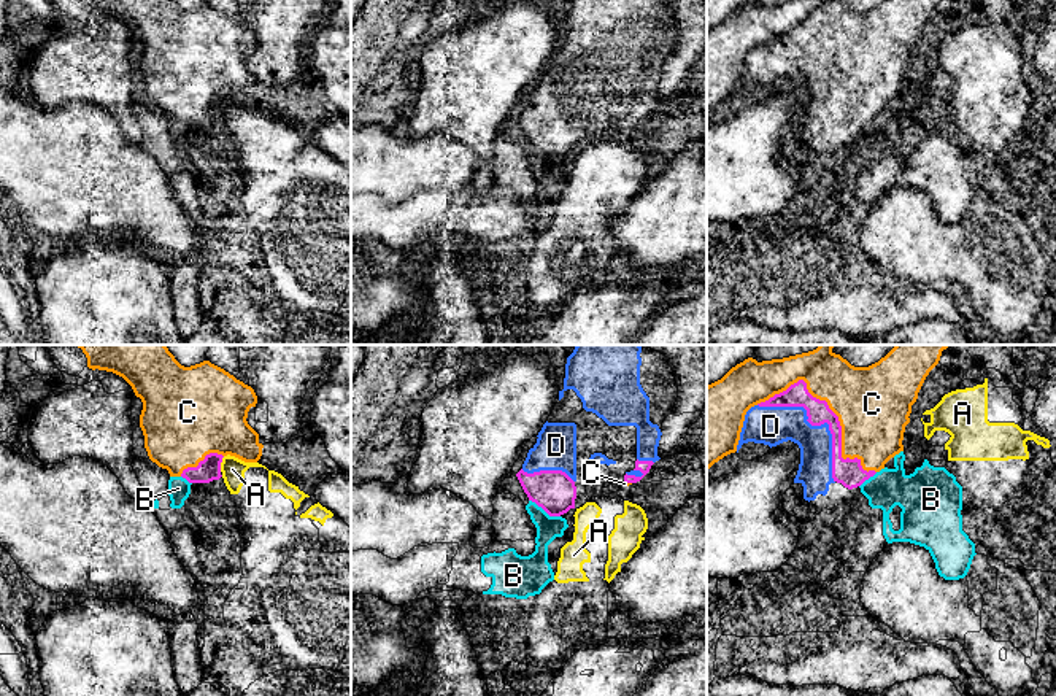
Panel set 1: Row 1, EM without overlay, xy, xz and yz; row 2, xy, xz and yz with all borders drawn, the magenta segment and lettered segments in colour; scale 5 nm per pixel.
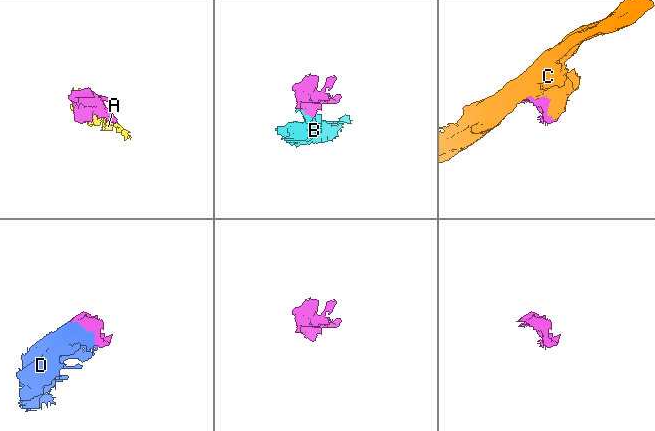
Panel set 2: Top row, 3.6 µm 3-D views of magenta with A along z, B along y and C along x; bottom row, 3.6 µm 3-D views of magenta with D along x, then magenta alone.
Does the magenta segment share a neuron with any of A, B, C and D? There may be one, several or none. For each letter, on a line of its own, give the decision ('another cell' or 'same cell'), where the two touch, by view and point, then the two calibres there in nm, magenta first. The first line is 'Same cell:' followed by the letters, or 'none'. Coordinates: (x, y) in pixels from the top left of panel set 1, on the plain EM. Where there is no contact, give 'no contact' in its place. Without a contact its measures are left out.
Same cell: D
A: another cell | xy (219, 108) | 120/120 nm
B: another cell | xz (545, 154) | 220/120 nm
C: another cell | yz (831, 54) | 120/380 nm
D: same cell | yz (818, 69) | 120/190 nm

